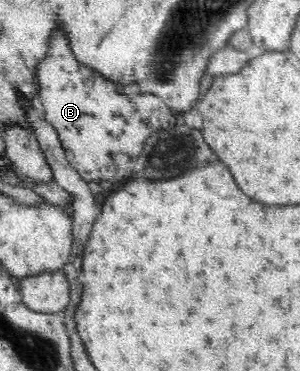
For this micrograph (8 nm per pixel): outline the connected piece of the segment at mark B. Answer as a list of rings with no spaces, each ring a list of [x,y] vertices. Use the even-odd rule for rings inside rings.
[[[56,27],[52,32],[50,48],[37,65],[38,85],[35,101],[43,109],[46,121],[56,129],[68,162],[87,182],[98,183],[106,180],[112,183],[131,178],[136,158],[142,154],[145,141],[150,134],[176,125],[176,115],[171,114],[160,97],[146,94],[140,99],[131,99],[119,90],[120,83],[113,84],[101,74],[87,68],[84,63],[80,63],[72,53],[65,30],[61,30],[60,27]]]

